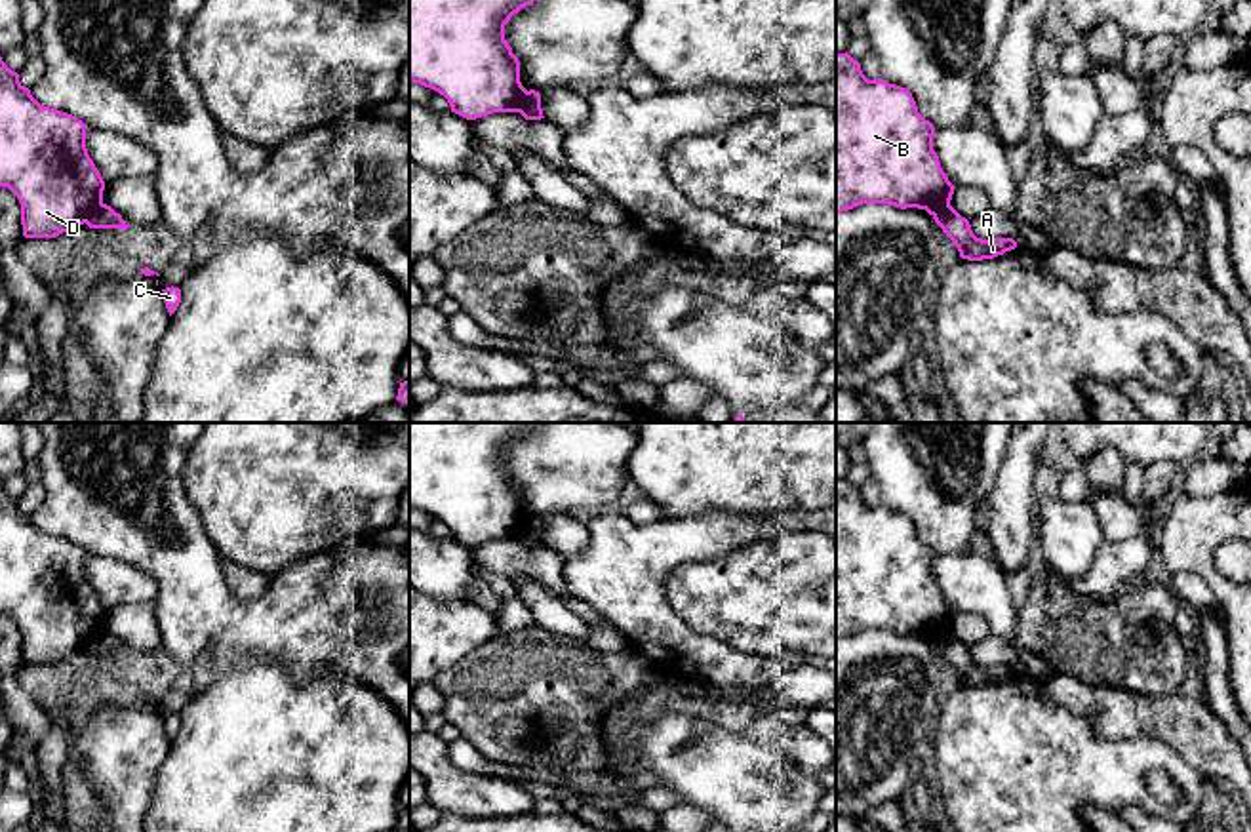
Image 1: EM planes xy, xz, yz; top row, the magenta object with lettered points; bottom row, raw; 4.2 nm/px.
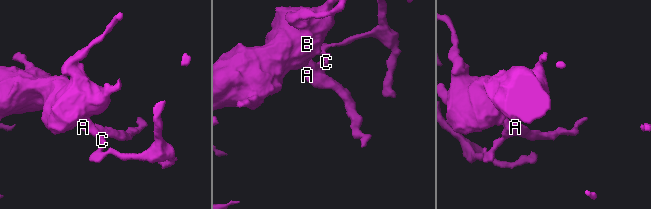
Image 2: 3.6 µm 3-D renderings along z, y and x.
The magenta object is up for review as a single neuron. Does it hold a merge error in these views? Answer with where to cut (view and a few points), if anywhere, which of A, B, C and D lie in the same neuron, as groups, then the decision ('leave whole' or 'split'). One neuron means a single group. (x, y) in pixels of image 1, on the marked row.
cut xy (101, 202), (84, 221); groups A C / B D; split

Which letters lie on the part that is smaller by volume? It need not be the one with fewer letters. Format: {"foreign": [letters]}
{"foreign": ["A", "C"]}

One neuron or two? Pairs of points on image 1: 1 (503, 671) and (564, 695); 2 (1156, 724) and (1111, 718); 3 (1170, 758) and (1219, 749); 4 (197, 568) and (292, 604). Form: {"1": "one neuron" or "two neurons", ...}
{"1": "one neuron", "2": "one neuron", "3": "two neurons", "4": "one neuron"}

